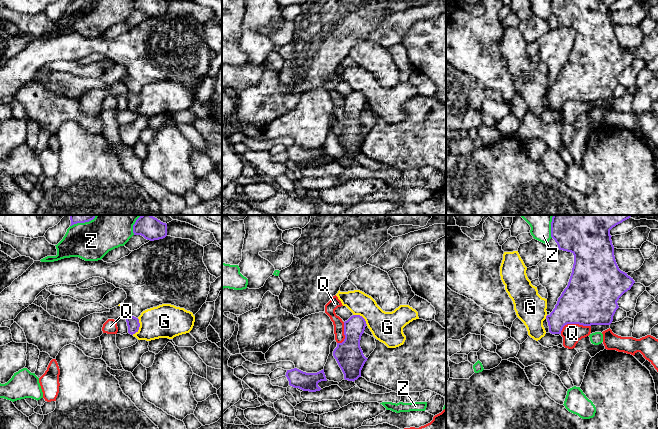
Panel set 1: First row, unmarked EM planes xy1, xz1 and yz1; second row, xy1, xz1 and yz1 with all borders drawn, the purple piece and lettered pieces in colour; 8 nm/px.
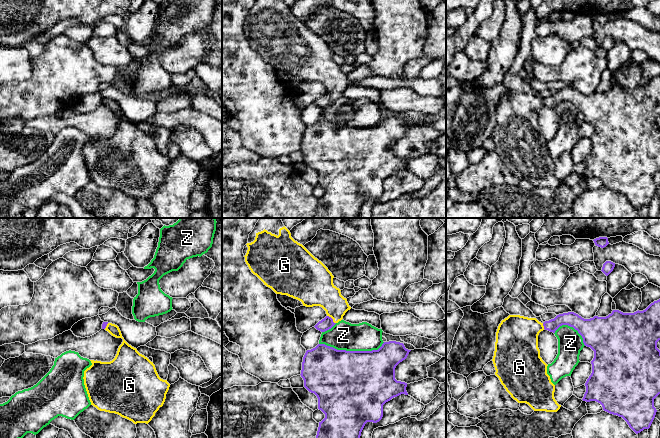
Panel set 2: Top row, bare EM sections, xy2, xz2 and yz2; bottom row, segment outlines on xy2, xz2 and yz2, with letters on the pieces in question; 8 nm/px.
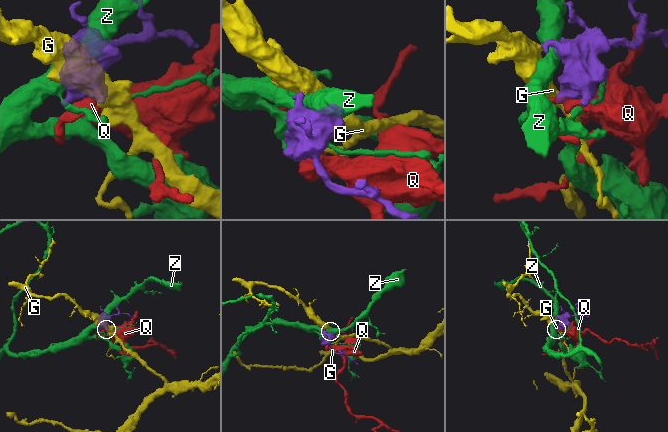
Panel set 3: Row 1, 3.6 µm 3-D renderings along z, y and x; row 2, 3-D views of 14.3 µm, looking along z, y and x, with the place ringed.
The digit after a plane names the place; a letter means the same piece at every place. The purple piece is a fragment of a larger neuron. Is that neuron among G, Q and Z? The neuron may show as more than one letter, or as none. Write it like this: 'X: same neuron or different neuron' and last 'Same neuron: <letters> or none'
G: same neuron
Q: different neuron
Z: different neuron
Same neuron: G

